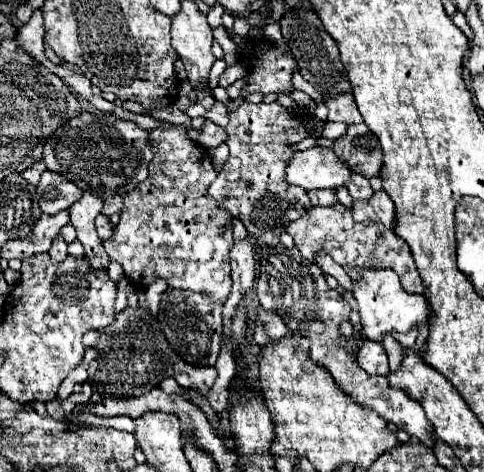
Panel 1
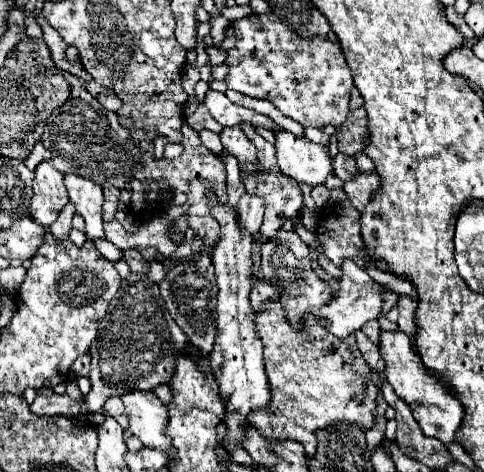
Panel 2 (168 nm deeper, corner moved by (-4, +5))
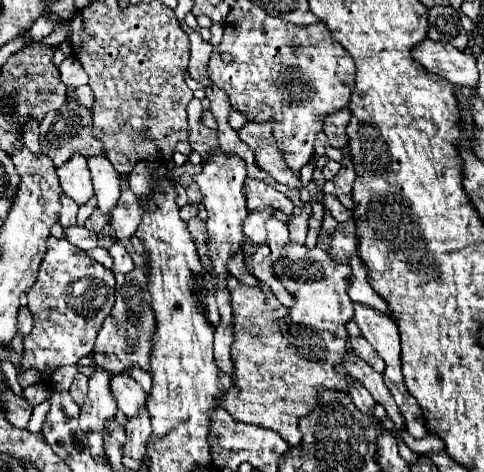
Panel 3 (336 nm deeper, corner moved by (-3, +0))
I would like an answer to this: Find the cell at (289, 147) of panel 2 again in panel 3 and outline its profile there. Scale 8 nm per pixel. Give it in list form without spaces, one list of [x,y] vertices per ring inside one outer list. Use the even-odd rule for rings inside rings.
[[[248,123],[238,131],[238,135],[246,145],[254,149],[258,165],[268,171],[278,183],[302,189],[300,173],[292,173],[292,169],[284,165],[284,157],[280,157],[280,147],[276,145],[276,137],[272,137],[272,123]]]

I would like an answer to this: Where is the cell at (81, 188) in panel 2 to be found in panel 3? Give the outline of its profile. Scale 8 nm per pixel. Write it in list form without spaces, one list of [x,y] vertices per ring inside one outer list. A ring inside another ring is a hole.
[[[82,155],[72,157],[66,165],[58,167],[56,173],[58,173],[60,187],[62,187],[64,195],[74,199],[78,205],[84,205],[90,197],[94,197],[90,169]]]

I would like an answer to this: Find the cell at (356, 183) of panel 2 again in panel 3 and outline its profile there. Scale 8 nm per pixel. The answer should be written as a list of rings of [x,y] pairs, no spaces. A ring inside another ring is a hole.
[[[344,155],[342,169],[340,169],[338,175],[334,177],[334,183],[336,183],[338,199],[340,199],[340,203],[342,203],[346,209],[352,209],[352,207],[354,207],[354,201],[352,201],[352,185],[354,185],[354,179],[356,179],[354,175],[356,175],[356,171],[354,171],[352,159],[350,159],[350,155]]]

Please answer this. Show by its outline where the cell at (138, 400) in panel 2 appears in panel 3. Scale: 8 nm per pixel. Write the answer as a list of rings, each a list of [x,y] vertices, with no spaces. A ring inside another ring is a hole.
[[[116,375],[116,377],[112,377],[110,389],[112,389],[114,399],[118,403],[118,409],[124,411],[124,415],[128,419],[136,417],[140,413],[140,409],[146,407],[148,395],[144,393],[144,389],[130,375]]]

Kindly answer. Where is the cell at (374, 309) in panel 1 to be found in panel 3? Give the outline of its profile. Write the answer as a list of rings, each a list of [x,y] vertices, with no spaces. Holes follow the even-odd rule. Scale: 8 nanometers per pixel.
[[[292,243],[286,251],[286,257],[282,257],[276,263],[274,273],[282,279],[284,287],[296,297],[296,303],[290,307],[290,313],[286,315],[286,321],[304,327],[314,327],[318,331],[330,331],[336,337],[348,339],[346,323],[354,319],[354,303],[348,295],[350,265],[336,263],[326,251],[318,247],[308,251],[304,249],[304,245]]]

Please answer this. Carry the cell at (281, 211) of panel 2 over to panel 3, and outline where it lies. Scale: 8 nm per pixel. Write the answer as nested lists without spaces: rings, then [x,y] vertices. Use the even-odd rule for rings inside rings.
[[[264,207],[264,209],[256,209],[248,215],[248,221],[244,221],[244,233],[248,239],[252,239],[254,243],[264,243],[266,241],[266,229],[264,229],[264,221],[268,217],[272,217],[276,213],[274,207]]]

